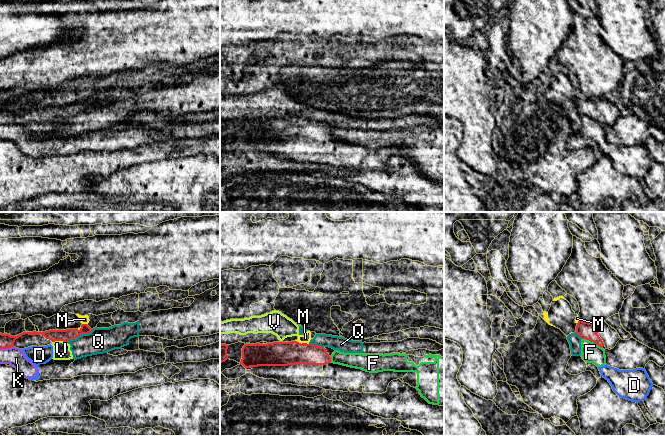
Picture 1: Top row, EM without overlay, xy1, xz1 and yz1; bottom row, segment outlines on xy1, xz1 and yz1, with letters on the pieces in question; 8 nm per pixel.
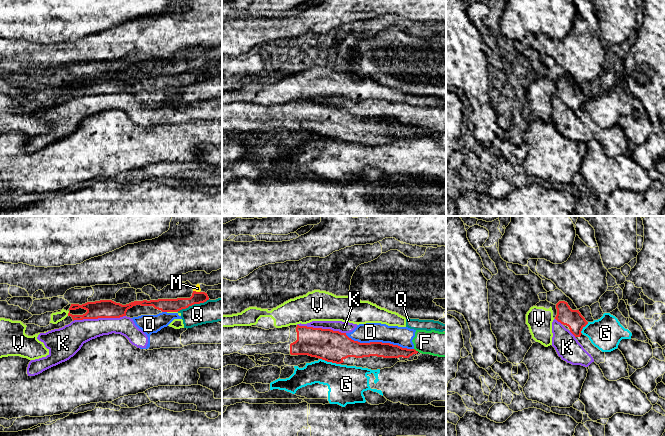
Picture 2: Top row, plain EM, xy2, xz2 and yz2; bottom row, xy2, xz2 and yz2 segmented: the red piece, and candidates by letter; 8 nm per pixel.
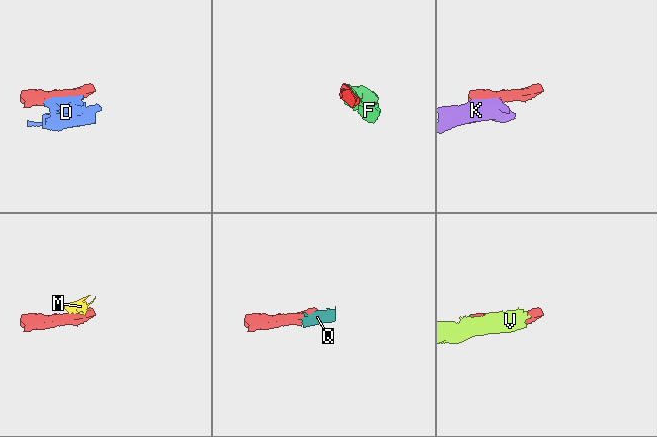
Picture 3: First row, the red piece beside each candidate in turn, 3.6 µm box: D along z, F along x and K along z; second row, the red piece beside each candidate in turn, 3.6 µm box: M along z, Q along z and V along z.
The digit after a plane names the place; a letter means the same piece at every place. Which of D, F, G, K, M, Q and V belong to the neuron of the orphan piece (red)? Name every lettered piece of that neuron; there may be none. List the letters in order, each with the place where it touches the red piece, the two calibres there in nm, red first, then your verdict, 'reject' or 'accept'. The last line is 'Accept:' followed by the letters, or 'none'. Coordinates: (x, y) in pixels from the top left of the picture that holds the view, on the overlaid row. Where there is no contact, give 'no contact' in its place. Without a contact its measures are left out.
D: xz2 (379, 342) | 140/160 nm | reject
F: yz1 (592, 341) | 140/160 nm | reject
G: xz2 (330, 361) | 260/300 nm | reject
K: xy2 (99, 317) | 140/200 nm | reject
M: xz1 (300, 343) | 190/70 nm | reject
Q: xy2 (193, 304) | 110/190 nm | reject
V: xy1 (59, 340) | 100/140 nm | reject
Accept: none

